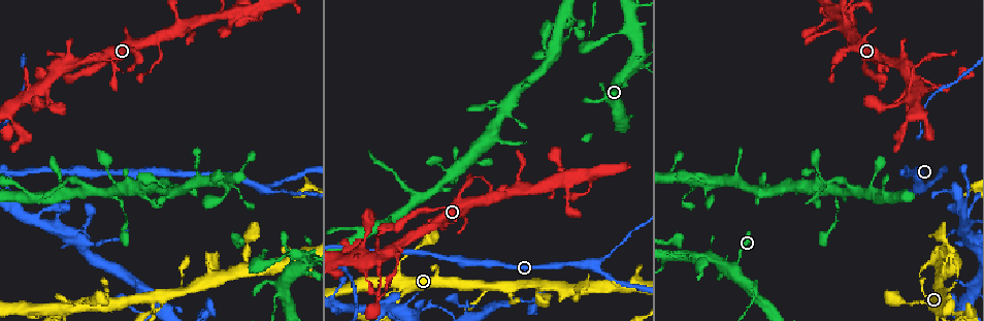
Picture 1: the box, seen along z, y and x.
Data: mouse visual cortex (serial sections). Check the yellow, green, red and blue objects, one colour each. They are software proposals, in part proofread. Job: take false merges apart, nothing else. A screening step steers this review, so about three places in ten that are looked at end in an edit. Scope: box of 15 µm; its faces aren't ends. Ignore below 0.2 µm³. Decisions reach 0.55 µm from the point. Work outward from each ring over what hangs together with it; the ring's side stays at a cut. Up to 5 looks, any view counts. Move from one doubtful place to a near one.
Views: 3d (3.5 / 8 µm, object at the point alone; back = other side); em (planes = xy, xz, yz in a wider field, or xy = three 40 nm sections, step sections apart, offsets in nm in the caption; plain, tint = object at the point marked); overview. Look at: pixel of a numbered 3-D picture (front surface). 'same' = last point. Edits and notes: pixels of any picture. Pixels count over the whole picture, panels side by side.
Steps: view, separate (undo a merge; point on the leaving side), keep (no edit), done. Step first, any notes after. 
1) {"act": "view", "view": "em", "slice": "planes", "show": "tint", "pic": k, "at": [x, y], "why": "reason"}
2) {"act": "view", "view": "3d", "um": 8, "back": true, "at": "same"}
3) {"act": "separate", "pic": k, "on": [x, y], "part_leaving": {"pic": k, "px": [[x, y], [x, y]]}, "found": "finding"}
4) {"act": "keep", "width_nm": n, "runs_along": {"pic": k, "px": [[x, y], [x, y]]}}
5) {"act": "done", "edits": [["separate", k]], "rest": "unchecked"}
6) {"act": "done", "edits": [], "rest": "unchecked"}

{"act": "view", "view": "3d", "um": 3.5, "pic": 1, "at": [591, 267], "why": "three arms meet"}

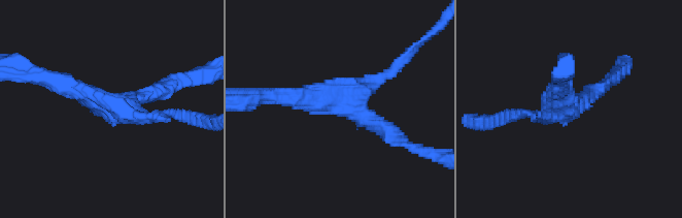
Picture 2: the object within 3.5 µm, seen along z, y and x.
{"act": "view", "view": "em", "slice": "planes", "show": "tint", "pic": 2, "at": [111, 107], "arms": 3, "arm_widths_nm": [150, 200, 300]}

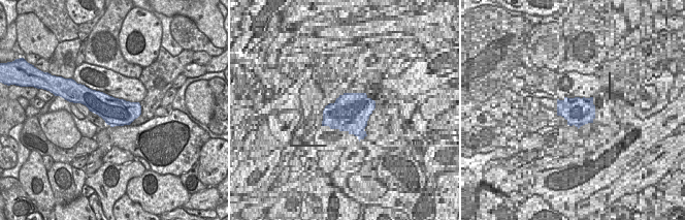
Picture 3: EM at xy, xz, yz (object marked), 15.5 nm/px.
{"act": "keep", "width_nm": 440, "runs_along": {"pic": 2, "px": [[279, 97], [343, 99], [397, 136]]}, "found": "all the same cell"}

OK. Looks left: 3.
{"act": "view", "view": "3d", "um": 3.5, "pic": 1, "at": [180, 20], "why": "branch point"}

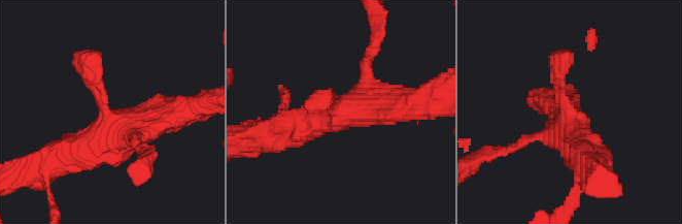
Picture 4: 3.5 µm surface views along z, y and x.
{"act": "keep", "runs_along": {"pic": 4, "px": [[63, 157], [186, 109]]}, "found": "one cell here"}

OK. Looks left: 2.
{"act": "done", "edits": [], "rest": "unchecked"}

